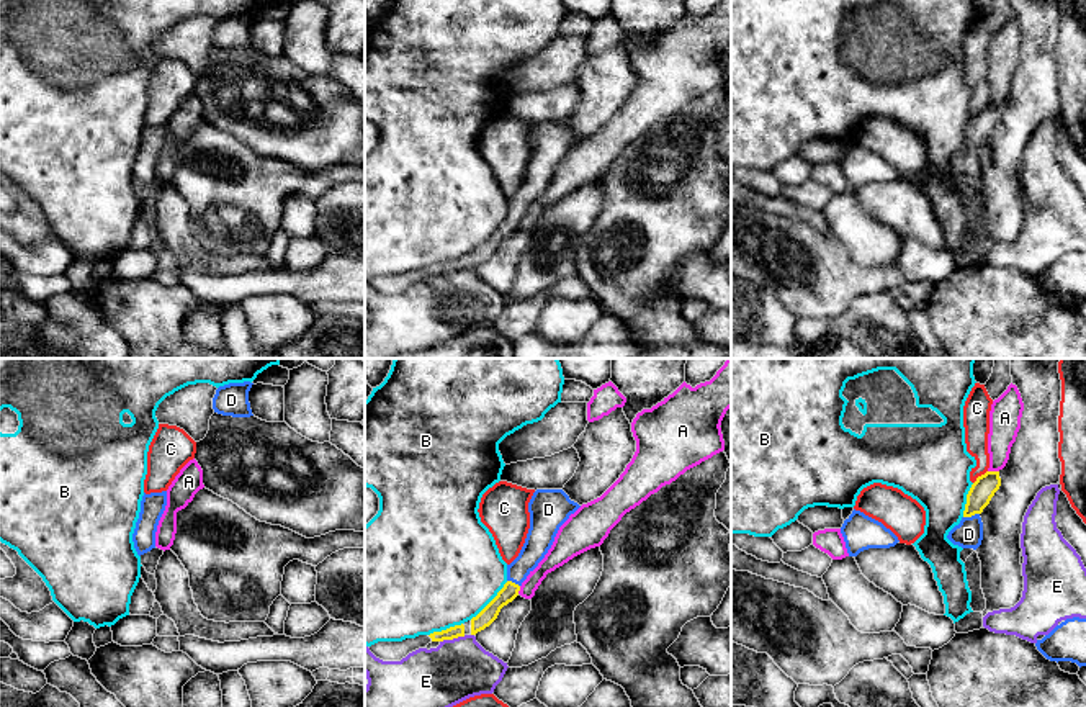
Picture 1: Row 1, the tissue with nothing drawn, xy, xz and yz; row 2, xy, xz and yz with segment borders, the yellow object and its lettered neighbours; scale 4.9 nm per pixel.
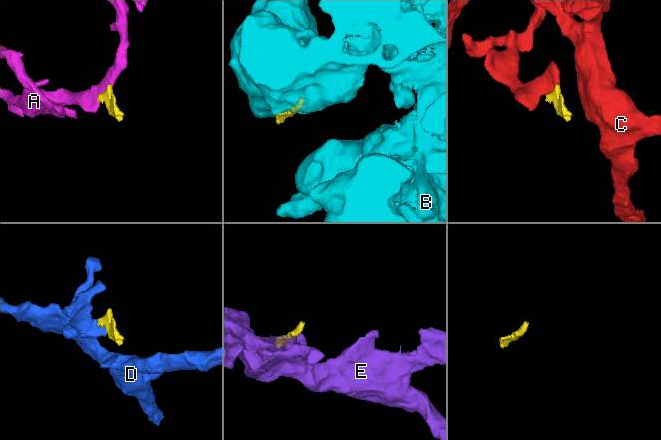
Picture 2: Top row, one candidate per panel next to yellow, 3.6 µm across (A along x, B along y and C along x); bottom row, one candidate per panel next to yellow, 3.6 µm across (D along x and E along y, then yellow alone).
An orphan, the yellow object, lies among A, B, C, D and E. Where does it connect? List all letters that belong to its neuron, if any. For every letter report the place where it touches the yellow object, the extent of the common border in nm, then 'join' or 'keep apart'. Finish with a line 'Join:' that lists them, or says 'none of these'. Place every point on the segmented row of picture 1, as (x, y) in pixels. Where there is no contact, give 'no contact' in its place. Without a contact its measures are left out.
A: yz (993, 472) | 60 nm | keep apart
B: xz (491, 601) | 260 nm | keep apart
C: yz (978, 477) | 100 nm | keep apart
D: yz (970, 516) | 80 nm | join
E: xz (452, 639) | 130 nm | keep apart
Join: D

